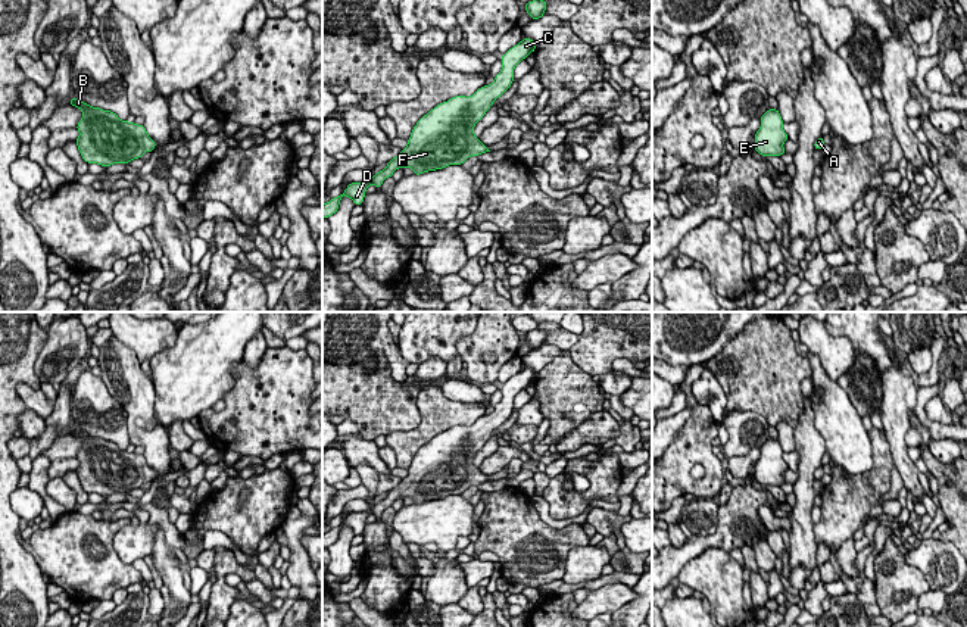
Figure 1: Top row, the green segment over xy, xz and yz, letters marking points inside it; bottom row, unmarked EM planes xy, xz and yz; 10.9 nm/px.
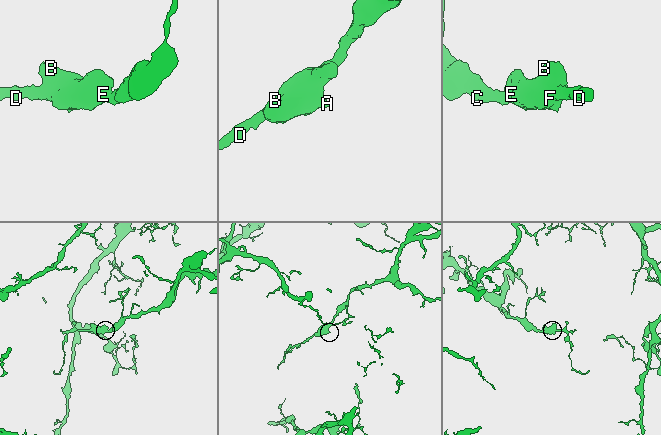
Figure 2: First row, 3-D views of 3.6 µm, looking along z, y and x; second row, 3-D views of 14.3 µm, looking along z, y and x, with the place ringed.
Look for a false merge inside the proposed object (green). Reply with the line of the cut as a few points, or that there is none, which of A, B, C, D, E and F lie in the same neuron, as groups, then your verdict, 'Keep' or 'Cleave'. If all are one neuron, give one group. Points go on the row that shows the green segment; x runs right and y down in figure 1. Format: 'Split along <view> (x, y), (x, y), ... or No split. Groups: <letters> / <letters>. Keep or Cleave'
No split. Groups: A B C D E F. Keep

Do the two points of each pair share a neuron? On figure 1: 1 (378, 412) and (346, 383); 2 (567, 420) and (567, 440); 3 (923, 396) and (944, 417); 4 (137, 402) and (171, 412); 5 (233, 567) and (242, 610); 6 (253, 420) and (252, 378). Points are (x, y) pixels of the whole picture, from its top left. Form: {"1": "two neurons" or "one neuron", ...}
{"1": "one neuron", "2": "two neurons", "3": "two neurons", "4": "two neurons", "5": "two neurons", "6": "one neuron"}

